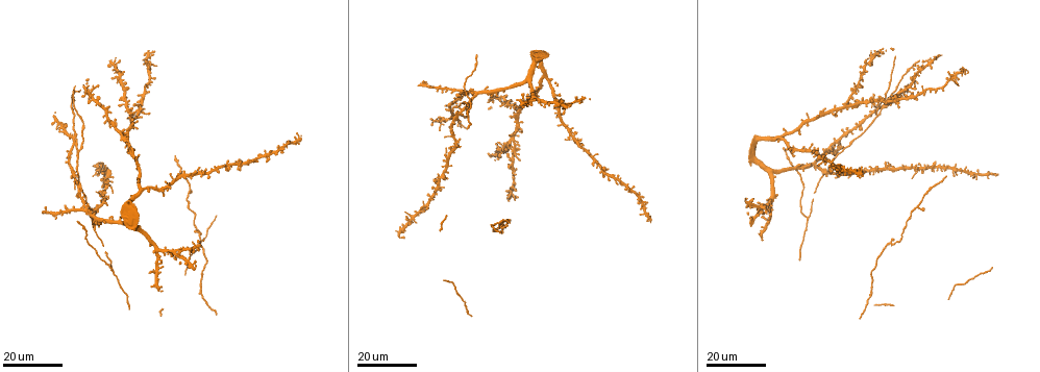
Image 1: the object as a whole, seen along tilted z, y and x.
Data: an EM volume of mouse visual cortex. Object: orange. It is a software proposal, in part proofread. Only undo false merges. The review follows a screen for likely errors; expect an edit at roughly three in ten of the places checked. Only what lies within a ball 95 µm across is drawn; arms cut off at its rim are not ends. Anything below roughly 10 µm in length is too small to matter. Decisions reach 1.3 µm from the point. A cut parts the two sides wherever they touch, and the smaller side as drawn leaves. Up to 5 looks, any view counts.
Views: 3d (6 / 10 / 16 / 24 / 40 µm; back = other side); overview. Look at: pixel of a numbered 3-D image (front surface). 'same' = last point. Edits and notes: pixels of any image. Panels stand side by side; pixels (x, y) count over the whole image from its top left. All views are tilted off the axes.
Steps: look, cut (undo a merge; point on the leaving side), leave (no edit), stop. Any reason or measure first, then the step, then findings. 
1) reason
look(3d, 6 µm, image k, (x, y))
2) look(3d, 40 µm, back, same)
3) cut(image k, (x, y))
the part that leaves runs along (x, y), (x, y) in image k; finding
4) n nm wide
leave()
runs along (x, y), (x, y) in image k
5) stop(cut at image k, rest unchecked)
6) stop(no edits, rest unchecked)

arms part here
look(3d, 16 µm, image 1, (131, 114))

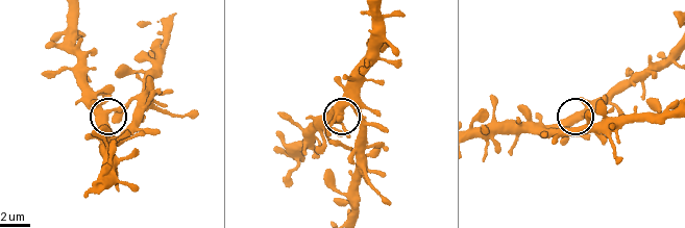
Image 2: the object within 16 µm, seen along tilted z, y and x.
zoom in
look(3d, 10 µm, image 2, (108, 110))

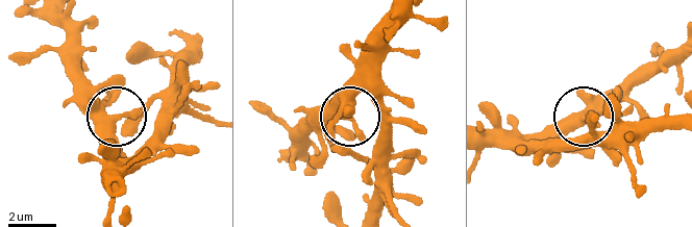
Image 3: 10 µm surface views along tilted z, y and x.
350 nm wide
leave()
continuous, no second neuron

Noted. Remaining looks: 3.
three arms meet
look(3d, 24 µm, image 1, (75, 137))

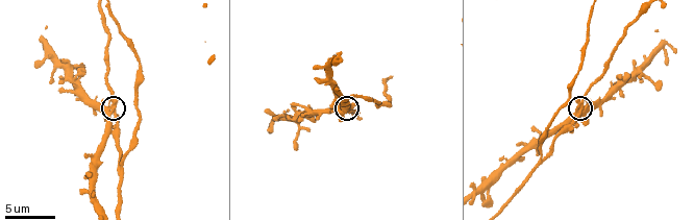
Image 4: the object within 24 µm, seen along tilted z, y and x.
look(3d, 10 µm, image 4, (108, 107))

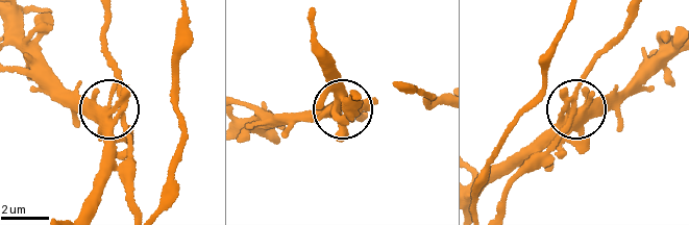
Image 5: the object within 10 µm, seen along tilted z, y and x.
leave()
runs along (497, 205), (508, 181), (569, 113), (615, 92) in image 5; continuous, no second neuron

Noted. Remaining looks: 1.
stop(no edits, rest unchecked)

